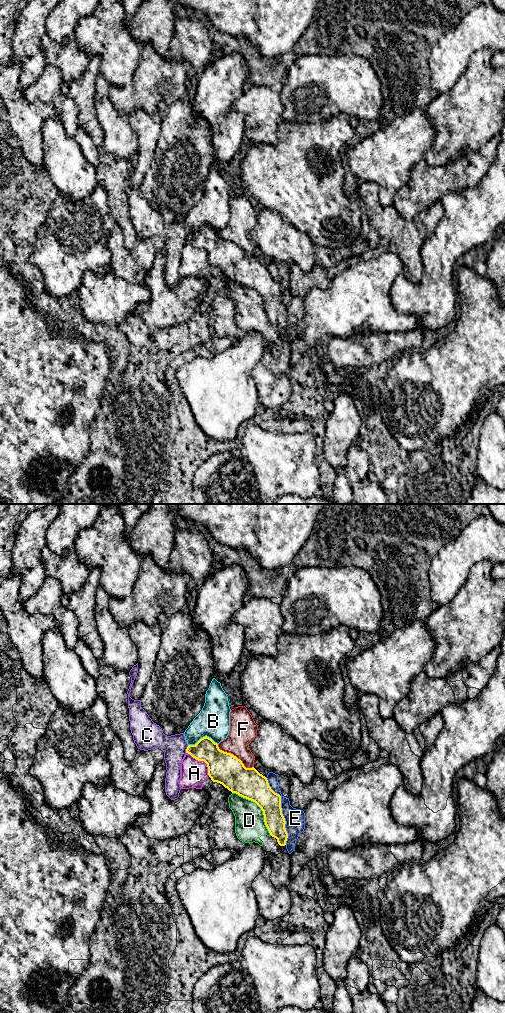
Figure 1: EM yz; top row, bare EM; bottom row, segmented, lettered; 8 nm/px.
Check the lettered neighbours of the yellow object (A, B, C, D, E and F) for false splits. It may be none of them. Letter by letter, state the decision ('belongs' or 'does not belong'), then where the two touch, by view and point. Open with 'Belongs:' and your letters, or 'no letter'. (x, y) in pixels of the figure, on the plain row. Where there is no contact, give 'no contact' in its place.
Belongs: no letter
A: does not belong; contact yz (202, 248)
B: does not belong; contact yz (203, 225)
C: does not belong; contact yz (186, 237)
D: does not belong; contact yz (260, 295)
E: does not belong; contact yz (281, 298)
F: does not belong; contact yz (235, 244)

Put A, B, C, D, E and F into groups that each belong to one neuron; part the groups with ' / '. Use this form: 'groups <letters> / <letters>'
groups A / B / C / D / E / F

